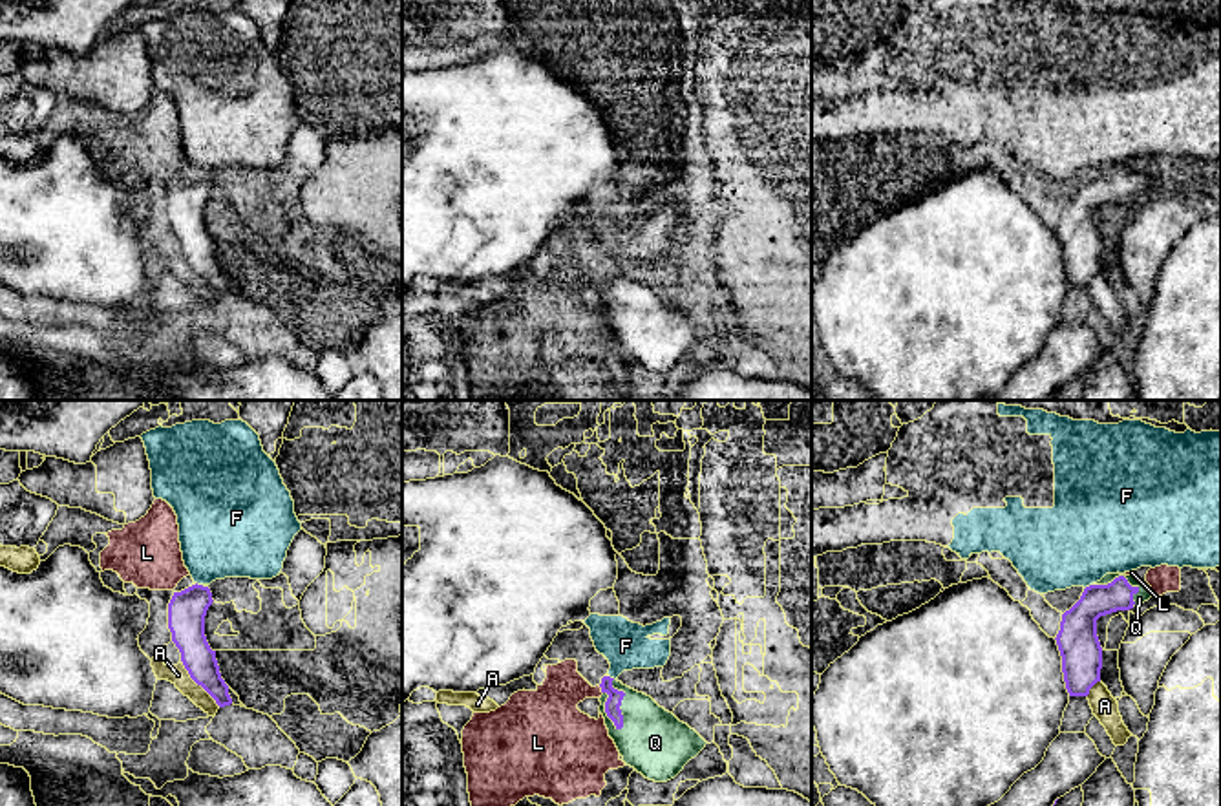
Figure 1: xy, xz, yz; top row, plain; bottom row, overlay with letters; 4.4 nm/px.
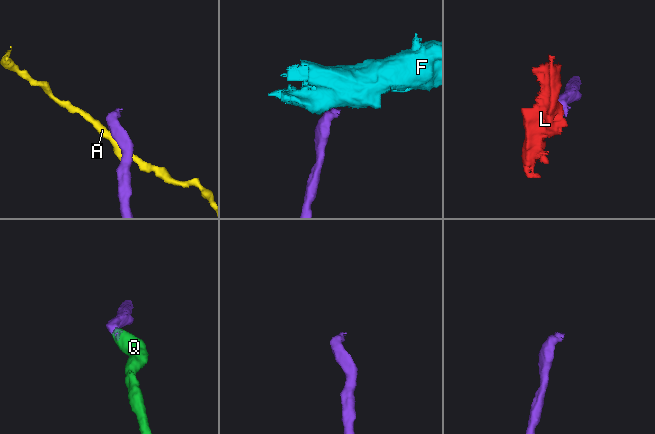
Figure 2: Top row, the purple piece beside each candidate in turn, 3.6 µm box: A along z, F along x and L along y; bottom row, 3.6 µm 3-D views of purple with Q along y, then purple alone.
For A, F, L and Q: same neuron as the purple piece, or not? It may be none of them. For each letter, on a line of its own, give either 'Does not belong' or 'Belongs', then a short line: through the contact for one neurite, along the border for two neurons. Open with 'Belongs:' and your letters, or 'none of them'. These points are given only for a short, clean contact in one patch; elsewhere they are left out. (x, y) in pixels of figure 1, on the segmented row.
Belongs: Q
A: Does not belong. Line: xy (181, 660), (187, 673), (220, 706)
F: Does not belong. Line: yz (1092, 583), (1084, 589)
L: Does not belong. Line: xz (598, 686), (602, 693)
Q: Belongs. Line: xz (615, 699), (620, 702), (655, 742)

